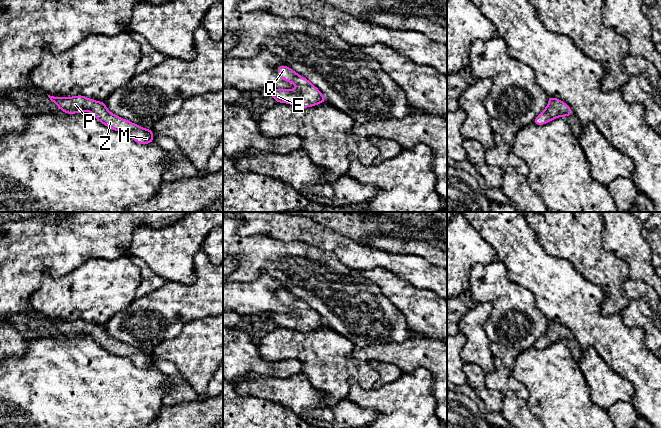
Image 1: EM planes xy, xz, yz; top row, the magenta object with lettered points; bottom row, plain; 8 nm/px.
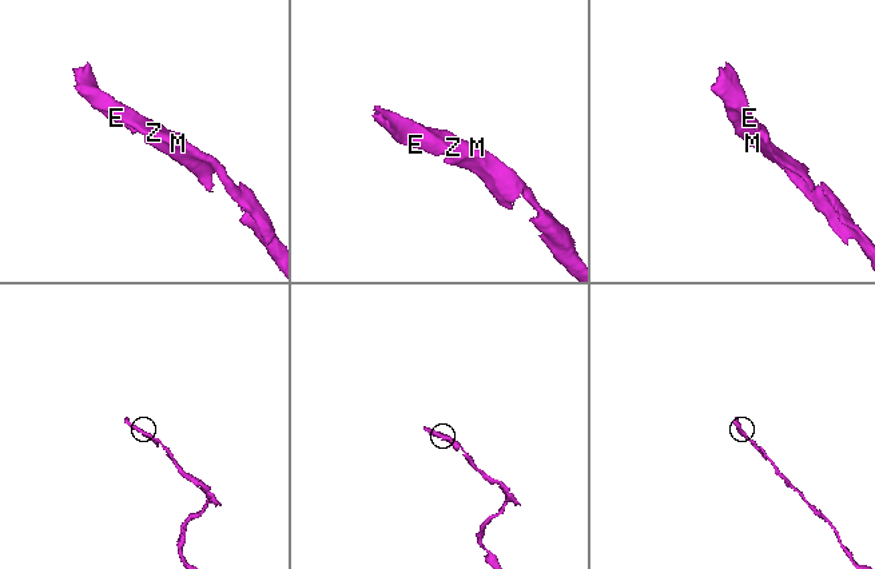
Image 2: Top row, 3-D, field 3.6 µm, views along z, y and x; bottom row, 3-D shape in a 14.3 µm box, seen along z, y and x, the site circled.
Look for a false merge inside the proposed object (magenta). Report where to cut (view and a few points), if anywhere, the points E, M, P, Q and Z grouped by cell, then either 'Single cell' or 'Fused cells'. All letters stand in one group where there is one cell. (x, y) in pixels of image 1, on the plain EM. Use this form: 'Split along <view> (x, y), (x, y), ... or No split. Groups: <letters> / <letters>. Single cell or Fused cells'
No split. Groups: E M P Q Z. Single cell

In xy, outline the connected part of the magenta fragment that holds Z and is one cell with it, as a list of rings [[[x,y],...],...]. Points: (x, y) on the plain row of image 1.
[[[48,319],[48,321],[66,338],[89,335],[99,346],[117,356],[129,359],[138,368],[154,367],[154,354],[145,353],[135,347],[114,339],[107,333],[103,325],[94,325],[83,319],[72,321],[54,321]]]

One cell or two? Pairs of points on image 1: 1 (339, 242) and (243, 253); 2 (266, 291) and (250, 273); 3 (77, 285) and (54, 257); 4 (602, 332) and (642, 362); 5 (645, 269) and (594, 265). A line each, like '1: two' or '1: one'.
1: two
2: two
3: two
4: one
5: two

